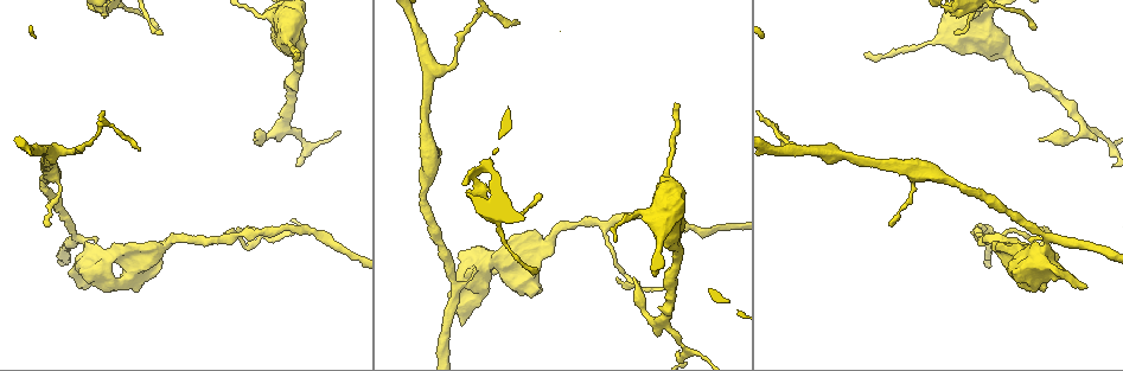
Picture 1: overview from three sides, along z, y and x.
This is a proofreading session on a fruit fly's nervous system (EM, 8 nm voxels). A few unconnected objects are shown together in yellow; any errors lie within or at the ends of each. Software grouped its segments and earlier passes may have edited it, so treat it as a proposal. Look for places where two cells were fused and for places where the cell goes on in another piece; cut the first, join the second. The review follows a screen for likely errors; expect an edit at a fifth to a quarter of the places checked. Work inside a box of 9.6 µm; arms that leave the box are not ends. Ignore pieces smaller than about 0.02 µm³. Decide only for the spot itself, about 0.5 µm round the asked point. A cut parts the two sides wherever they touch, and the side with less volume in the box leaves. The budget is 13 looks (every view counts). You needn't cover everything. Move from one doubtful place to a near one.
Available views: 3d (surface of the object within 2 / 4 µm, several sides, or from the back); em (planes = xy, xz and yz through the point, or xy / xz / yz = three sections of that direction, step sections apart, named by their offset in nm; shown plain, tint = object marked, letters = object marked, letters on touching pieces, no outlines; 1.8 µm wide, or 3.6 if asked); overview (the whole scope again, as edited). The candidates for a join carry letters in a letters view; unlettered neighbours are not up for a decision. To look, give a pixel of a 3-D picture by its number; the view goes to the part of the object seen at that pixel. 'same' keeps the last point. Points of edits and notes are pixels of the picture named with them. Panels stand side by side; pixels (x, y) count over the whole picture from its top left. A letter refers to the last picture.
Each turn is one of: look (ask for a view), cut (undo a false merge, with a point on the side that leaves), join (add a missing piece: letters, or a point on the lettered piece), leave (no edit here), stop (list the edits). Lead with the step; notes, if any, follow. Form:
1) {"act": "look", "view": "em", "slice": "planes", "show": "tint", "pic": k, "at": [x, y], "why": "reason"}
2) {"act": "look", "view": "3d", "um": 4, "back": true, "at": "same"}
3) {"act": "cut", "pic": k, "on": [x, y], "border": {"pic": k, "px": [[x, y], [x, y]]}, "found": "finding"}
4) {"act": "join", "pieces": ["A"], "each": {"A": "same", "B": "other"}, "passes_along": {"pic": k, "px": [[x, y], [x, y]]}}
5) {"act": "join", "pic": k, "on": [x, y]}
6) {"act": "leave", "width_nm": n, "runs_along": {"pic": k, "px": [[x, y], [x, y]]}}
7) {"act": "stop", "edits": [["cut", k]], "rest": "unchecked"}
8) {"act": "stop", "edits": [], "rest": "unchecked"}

{"act": "look", "view": "em", "slice": "planes", "show": "tint", "pic": 1, "at": [605, 224], "why": "branch point"}

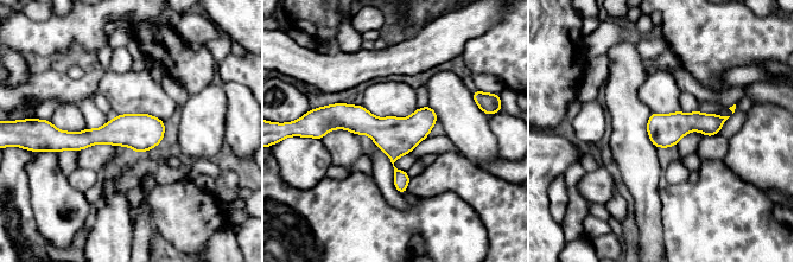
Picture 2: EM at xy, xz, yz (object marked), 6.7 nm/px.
{"act": "look", "view": "em", "slice": "planes", "show": "letters", "at": "same"}

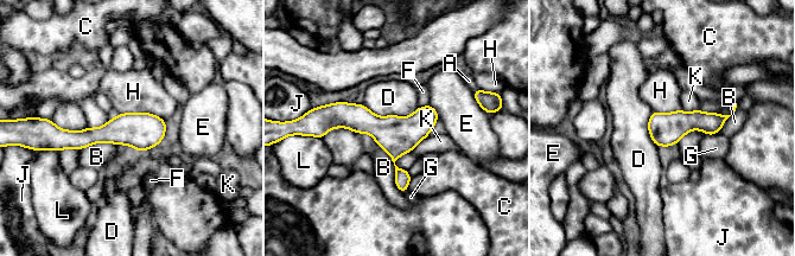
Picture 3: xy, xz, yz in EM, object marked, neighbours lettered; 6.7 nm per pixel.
{"act": "leave", "each": {"A": "other", "B": "other", "C": "other", "D": "other", "E": "other", "F": "other", "G": "other", "H": "other", "J": "other", "K": "other", "L": "other"}, "border": {"pic": 3, "px": [[363, 103], [380, 116], [419, 107]]}, "found": "all the same cell"}

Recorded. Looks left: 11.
{"act": "look", "view": "em", "um": 3.6, "slice": "planes", "show": "letters", "pic": 1, "at": [1040, 141]}

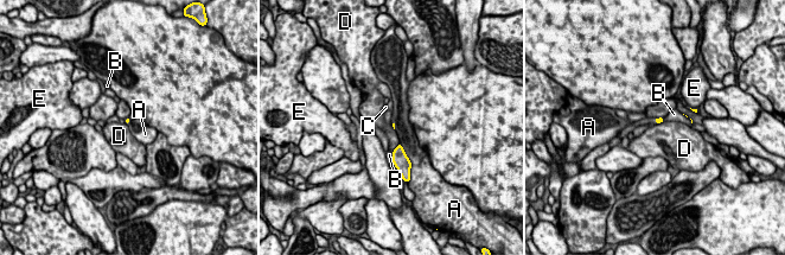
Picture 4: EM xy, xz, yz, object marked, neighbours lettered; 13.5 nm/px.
{"act": "leave", "each": {"A": "other", "B": "other", "C": "other", "D": "other", "E": "other"}, "found": "none of them fits"}

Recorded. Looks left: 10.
{"act": "look", "view": "em", "slice": "planes", "show": "letters", "pic": 1, "at": [533, 272]}

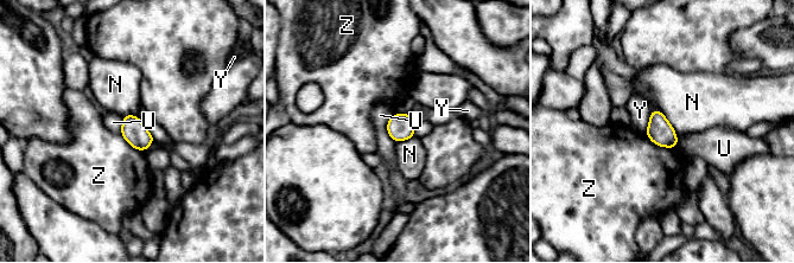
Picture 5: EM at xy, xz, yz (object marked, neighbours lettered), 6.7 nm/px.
{"act": "leave", "each": {"N": "other", "U": "other", "Y": "other", "Z": "other"}, "border": {"pic": 5, "px": [[659, 109], [677, 134]]}, "found": "no lettered piece goes on from it"}

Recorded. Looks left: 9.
{"act": "look", "view": "em", "um": 3.6, "slice": "planes", "show": "letters", "pic": 1, "at": [50, 222], "why": "thin end"}

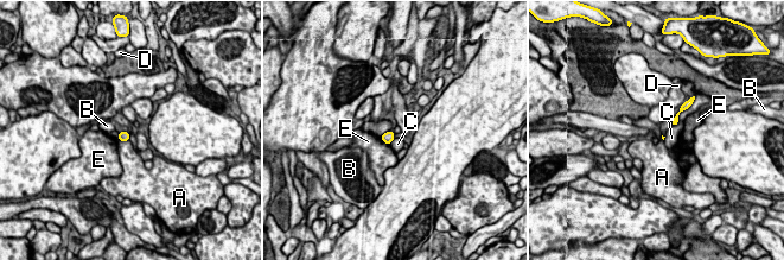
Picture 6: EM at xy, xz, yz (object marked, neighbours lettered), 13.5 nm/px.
{"act": "leave", "longest_contact_nm": ["C", 400], "each": {"A": "other", "B": "other", "C": "other", "D": "other", "E": "other"}, "border": {"pic": 6, "px": [[690, 105], [671, 126]]}, "found": "none of them fits"}

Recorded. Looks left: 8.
{"act": "look", "view": "3d", "um": 4, "back": true, "pic": 1, "at": [291, 233], "why": "branch stops here"}

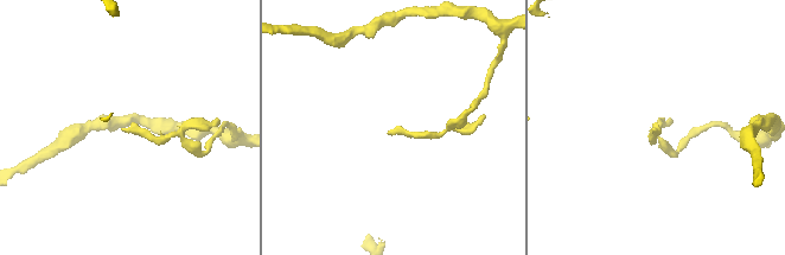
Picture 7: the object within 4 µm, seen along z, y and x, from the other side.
{"act": "look", "view": "em", "slice": "planes", "show": "plain", "pic": 7, "at": [390, 134]}

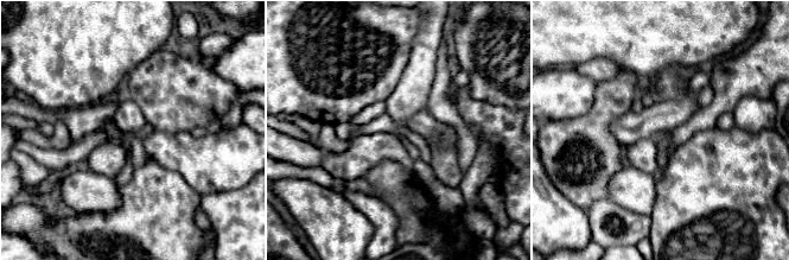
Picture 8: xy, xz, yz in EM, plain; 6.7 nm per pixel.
{"act": "look", "view": "em", "slice": "planes", "show": "letters", "at": "same", "why": "see the neighbours"}

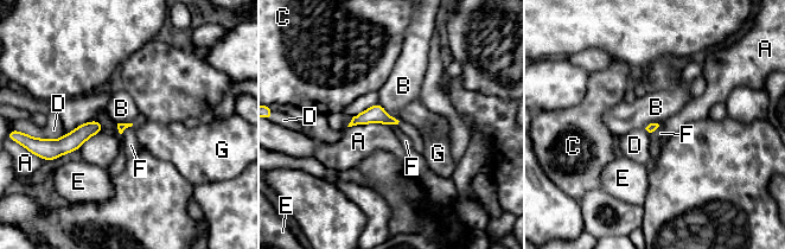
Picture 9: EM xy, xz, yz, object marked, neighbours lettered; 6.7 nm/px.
{"act": "leave", "width_nm": 60, "longest_contact_nm": ["A", 280], "each": {"A": "other", "B": "other", "C": "other", "D": "other", "E": "other", "F": "other", "G": "other"}, "found": "no lettered piece goes on from it"}

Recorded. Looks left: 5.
{"act": "stop", "edits": [], "rest": "unchecked"}

